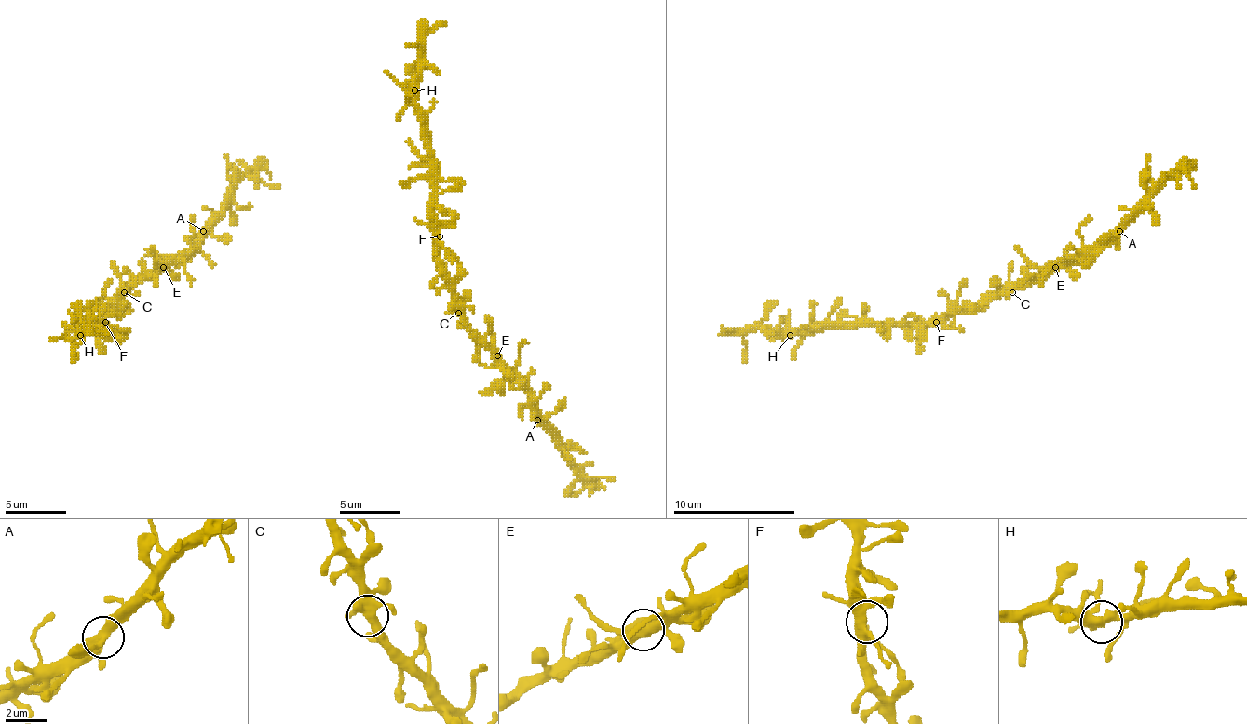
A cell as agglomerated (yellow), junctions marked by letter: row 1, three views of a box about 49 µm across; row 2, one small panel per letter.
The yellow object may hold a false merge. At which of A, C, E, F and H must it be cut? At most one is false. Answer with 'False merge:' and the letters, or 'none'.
False merge: none

